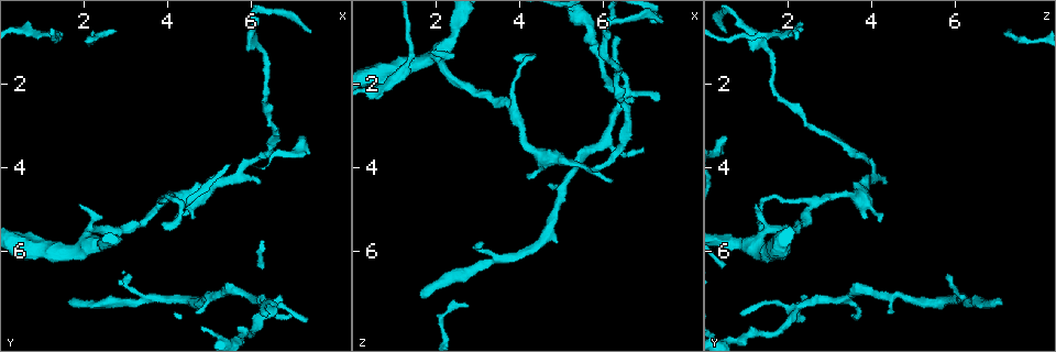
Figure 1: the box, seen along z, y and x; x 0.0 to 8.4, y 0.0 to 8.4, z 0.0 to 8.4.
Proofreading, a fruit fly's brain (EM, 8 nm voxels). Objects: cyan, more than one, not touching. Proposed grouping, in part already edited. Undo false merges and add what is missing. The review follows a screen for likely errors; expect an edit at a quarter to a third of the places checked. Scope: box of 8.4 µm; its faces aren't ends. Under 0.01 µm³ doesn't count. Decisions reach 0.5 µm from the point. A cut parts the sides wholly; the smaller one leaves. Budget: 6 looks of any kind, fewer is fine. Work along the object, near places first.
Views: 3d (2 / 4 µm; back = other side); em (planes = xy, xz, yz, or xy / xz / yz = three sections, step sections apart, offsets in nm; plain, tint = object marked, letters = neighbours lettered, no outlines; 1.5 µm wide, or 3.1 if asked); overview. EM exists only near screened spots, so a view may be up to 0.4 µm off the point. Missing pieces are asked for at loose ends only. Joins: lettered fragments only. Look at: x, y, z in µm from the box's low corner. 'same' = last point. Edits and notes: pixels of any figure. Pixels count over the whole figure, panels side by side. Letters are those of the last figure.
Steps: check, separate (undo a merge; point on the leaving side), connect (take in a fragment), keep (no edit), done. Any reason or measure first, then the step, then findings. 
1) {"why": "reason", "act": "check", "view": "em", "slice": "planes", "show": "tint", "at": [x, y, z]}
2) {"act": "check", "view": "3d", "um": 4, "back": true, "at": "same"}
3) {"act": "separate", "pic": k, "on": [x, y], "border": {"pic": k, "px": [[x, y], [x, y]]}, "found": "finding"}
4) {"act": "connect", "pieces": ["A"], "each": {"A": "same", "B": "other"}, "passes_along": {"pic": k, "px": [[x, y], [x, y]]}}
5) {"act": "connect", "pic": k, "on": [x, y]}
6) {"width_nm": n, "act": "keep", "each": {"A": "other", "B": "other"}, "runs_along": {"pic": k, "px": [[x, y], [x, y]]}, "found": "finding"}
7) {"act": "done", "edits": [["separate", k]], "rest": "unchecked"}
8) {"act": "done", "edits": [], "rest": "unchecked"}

{"why": "free end", "act": "check", "view": "3d", "um": 2, "at": [3.90, 5.35, 1.30]}

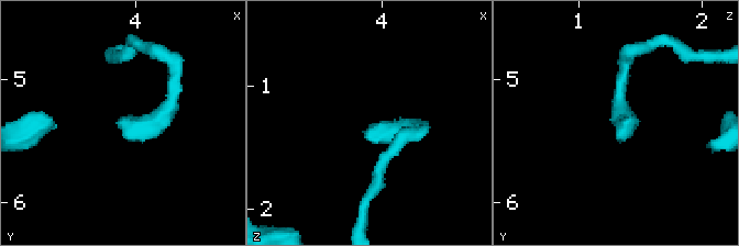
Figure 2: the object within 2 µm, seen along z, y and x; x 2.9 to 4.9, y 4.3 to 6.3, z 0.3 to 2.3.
{"why": "shape alone is not enough", "act": "check", "view": "em", "slice": "planes", "show": "letters", "at": [3.90, 5.34, 1.32]}

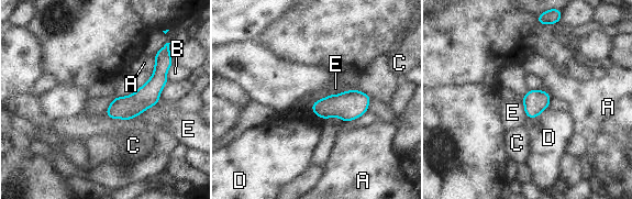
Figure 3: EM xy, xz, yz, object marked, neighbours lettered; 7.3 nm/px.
{"act": "keep", "each": {"A": "other", "B": "other", "C": "other", "D": "other", "E": "other"}, "border": {"pic": 3, "px": [[155, 103], [129, 120]]}, "found": "none of them fits"}

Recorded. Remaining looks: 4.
{"why": "free end", "act": "check", "view": "3d", "um": 2, "at": [3.15, 6.60, 5.85]}

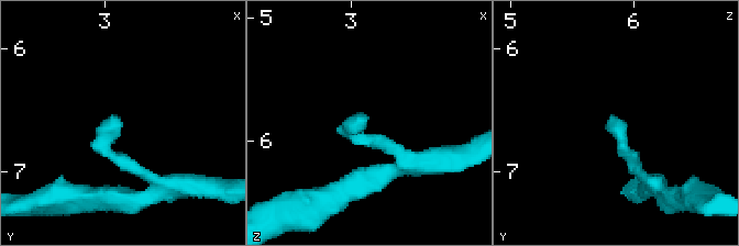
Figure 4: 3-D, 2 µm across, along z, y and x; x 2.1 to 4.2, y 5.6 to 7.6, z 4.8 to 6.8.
{"why": "shape alone is not enough", "act": "check", "view": "em", "slice": "xz", "step": 8, "show": "tint", "at": [3.10, 6.54, 5.82]}

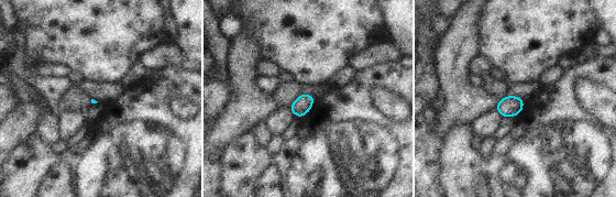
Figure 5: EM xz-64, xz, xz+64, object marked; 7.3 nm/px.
{"why": "another direction", "act": "check", "view": "em", "slice": "planes", "show": "letters", "at": "same"}

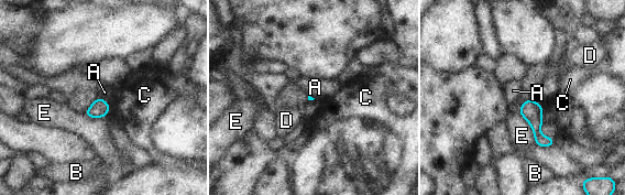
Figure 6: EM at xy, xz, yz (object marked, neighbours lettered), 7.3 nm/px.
{"act": "keep", "each": {"A": "other", "B": "other", "C": "other", "D": "other", "E": "other"}, "border": {"pic": 6, "px": [[97, 96], [108, 104]]}, "found": "none of them fits"}

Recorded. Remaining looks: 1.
{"act": "done", "edits": [], "rest": "unchecked"}

